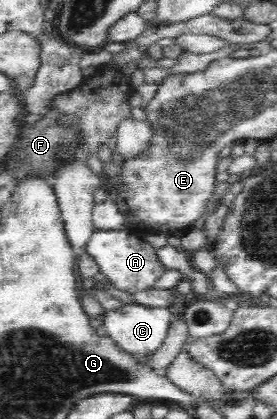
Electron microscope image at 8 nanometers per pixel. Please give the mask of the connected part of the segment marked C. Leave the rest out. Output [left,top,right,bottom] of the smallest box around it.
[102,303,173,359]

